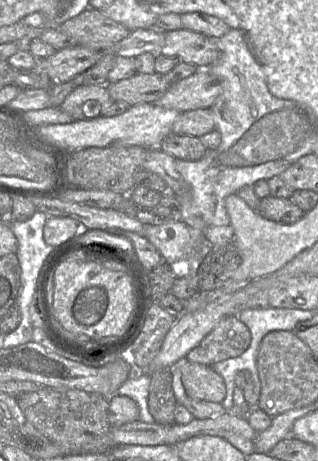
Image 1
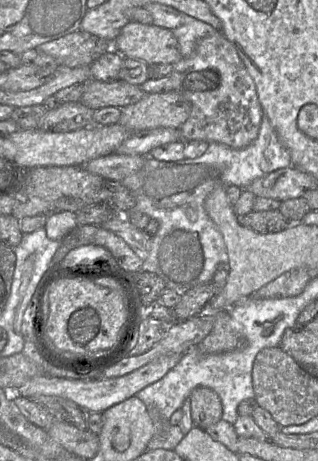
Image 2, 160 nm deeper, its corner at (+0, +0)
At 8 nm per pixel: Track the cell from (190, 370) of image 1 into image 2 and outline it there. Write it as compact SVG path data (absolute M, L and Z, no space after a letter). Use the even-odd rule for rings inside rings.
M208 387L192 390L189 401L194 426L203 430L222 419L222 403L218 394Z

